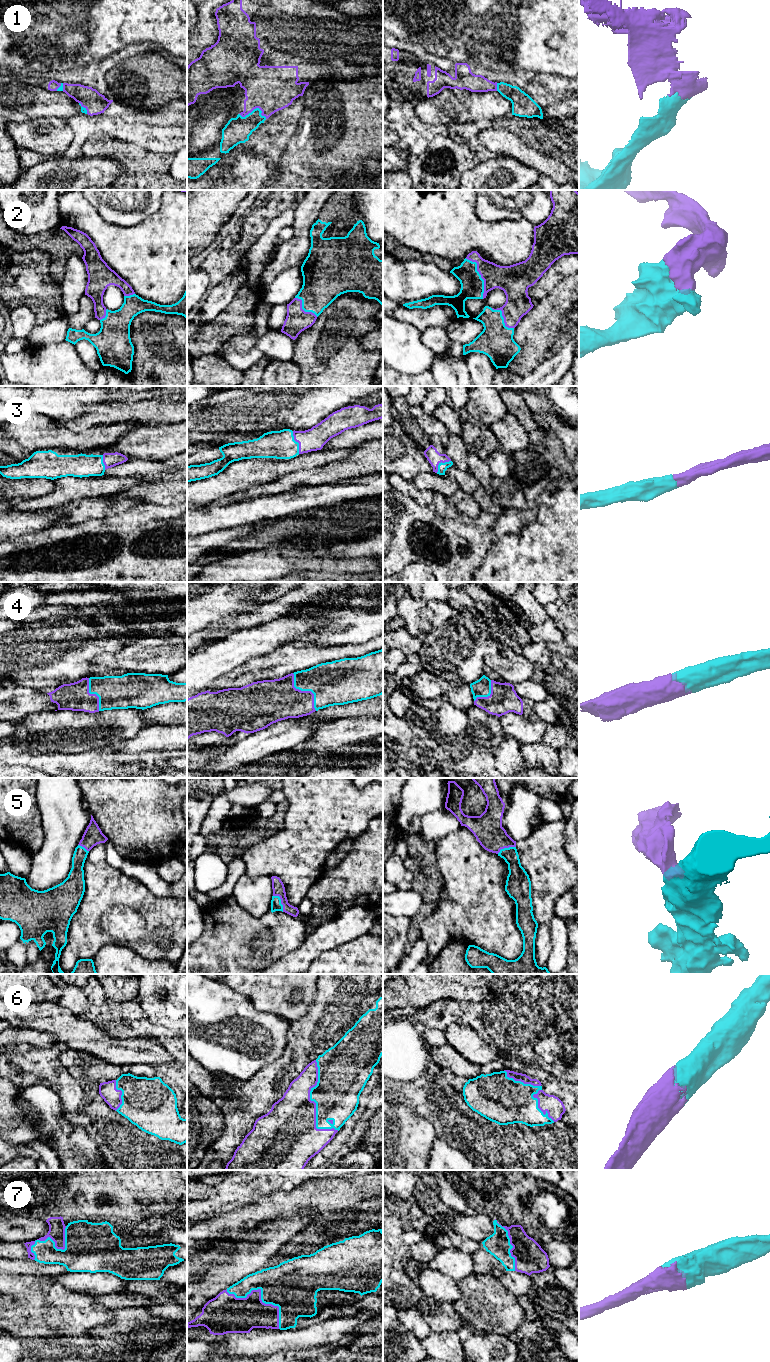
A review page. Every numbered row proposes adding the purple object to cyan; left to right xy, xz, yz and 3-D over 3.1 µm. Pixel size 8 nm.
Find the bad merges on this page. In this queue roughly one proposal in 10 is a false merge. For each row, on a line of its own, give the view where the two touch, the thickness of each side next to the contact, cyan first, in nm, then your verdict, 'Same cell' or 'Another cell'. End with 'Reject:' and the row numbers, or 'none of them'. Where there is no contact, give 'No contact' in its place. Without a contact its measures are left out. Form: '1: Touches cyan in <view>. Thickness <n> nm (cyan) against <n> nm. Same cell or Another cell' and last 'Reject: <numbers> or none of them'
1: Touches cyan in xz. Thickness 200 nm (cyan) against 360 nm. Same cell
2: Touches cyan in yz. Thickness 190 nm (cyan) against 220 nm. Same cell
3: Touches cyan in xz. Thickness 220 nm (cyan) against 180 nm. Same cell
4: Touches cyan in xz. Thickness 360 nm (cyan) against 320 nm. Same cell
5: Touches cyan in xz. Thickness 90 nm (cyan) against 100 nm. Same cell
6: Touches cyan in xz. Thickness 360 nm (cyan) against 400 nm. Same cell
7: Touches cyan in xz. Thickness 380 nm (cyan) against 280 nm. Same cell
Reject: none of them

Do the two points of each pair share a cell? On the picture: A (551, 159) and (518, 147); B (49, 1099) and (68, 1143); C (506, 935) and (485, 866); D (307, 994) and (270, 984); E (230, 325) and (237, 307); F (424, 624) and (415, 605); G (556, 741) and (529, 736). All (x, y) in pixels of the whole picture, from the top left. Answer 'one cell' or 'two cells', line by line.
A: one cell
B: one cell
C: one cell
D: one cell
E: one cell
F: one cell
G: two cells

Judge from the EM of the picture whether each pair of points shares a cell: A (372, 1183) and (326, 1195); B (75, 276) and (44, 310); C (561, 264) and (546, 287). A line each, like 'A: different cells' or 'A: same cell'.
A: same cell
B: different cells
C: same cell

